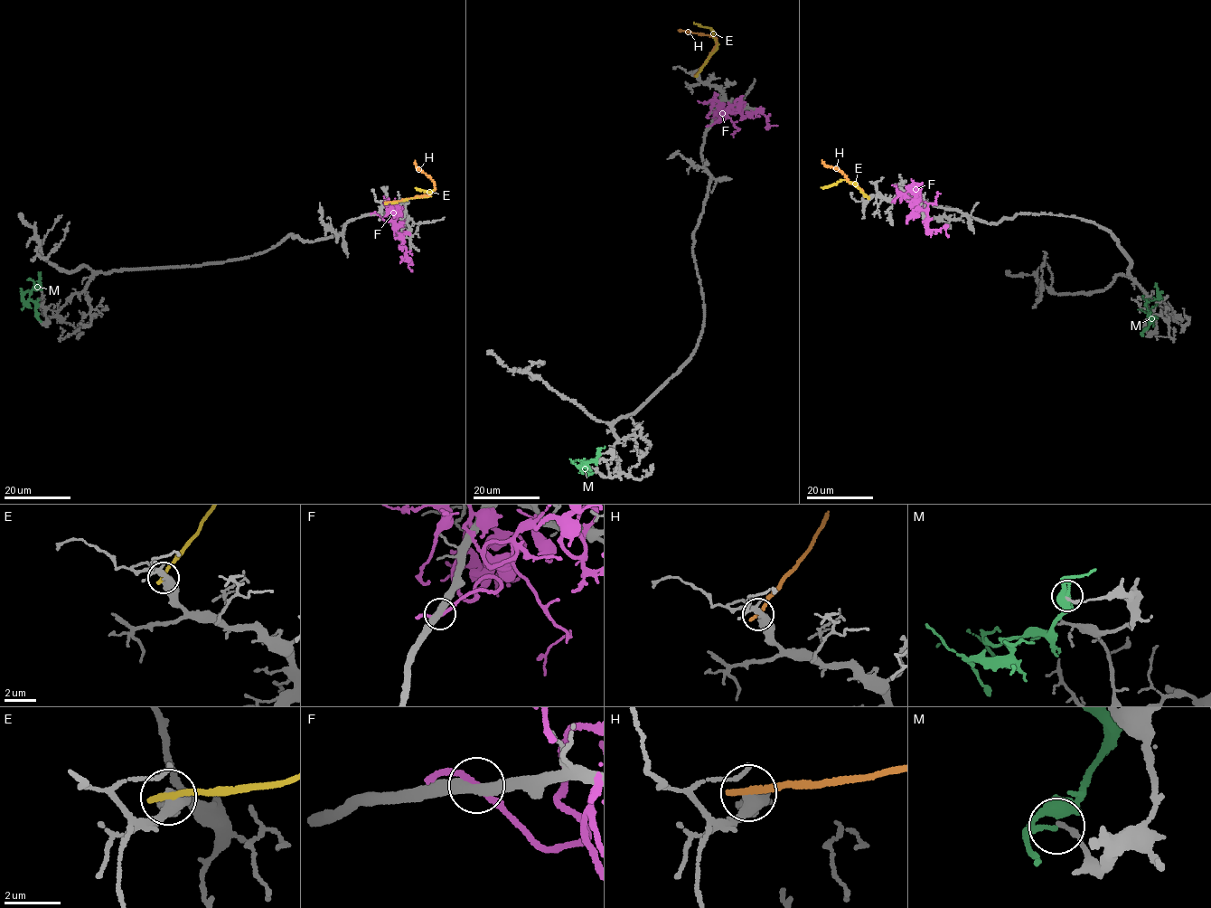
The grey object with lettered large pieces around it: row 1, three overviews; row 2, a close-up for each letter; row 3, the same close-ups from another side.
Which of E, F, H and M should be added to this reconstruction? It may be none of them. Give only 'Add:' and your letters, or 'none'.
Add: none

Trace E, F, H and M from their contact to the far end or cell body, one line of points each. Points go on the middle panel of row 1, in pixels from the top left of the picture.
E: (697, 75), (716, 48), (718, 42), (712, 30), (693, 22)
F: (711, 125), (723, 119), (728, 108), (735, 105), (744, 116), (751, 112), (762, 111), (768, 125), (778, 126)
H: (697, 74), (714, 49), (716, 39), (679, 30)
M: (598, 452), (596, 459), (581, 462), (587, 470), (580, 471)

